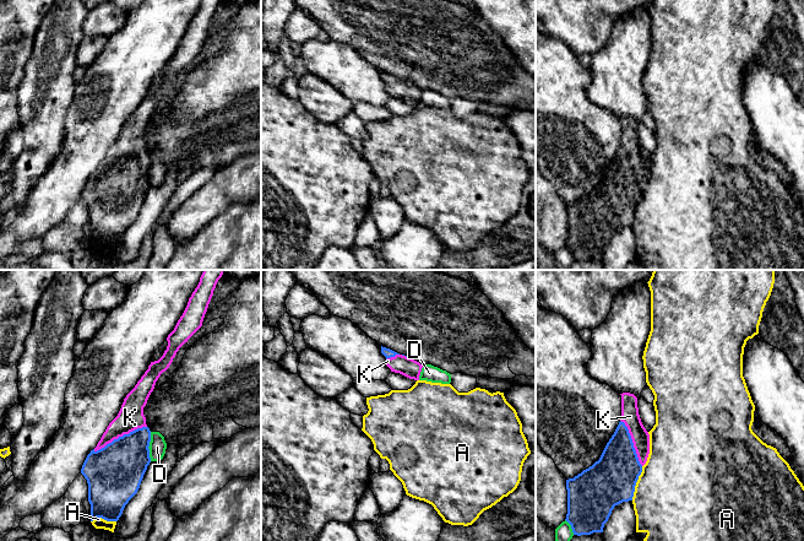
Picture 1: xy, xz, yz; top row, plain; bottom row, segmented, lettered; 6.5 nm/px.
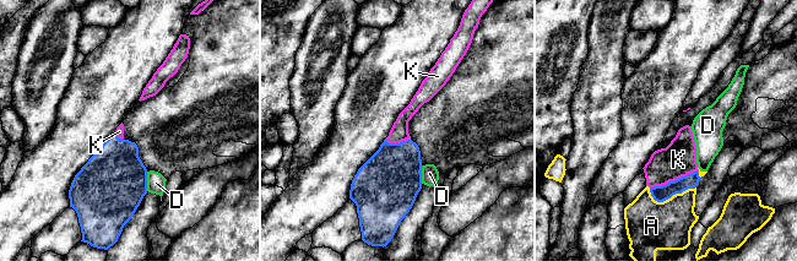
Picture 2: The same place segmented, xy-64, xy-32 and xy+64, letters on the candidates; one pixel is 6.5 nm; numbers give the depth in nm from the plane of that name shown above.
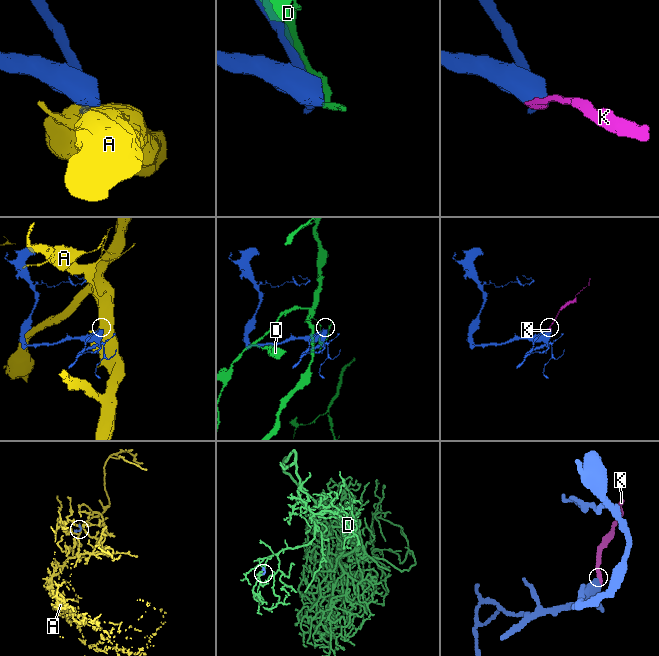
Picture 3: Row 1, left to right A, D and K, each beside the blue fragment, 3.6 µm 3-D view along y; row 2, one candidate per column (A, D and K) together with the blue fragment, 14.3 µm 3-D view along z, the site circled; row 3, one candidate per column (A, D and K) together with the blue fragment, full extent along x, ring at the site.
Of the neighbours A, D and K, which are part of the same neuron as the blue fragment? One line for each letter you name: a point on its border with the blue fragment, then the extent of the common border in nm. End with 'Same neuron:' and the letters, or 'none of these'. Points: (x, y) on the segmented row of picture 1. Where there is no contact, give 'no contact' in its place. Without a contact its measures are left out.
K: meets blue in xy at (119, 437); contact 380 nm long
Same neuron: K

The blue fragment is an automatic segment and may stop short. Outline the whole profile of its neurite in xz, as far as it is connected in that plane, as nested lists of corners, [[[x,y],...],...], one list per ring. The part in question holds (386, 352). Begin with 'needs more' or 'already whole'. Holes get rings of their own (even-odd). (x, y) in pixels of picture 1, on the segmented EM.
needs more; [[[382,346],[381,353],[386,357],[386,366],[391,372],[400,373],[409,379],[419,380],[423,364],[408,356],[400,355]]]

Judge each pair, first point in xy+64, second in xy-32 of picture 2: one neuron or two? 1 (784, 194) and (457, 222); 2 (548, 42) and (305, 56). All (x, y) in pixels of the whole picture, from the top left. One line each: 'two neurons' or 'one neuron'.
1: one neuron
2: two neurons

